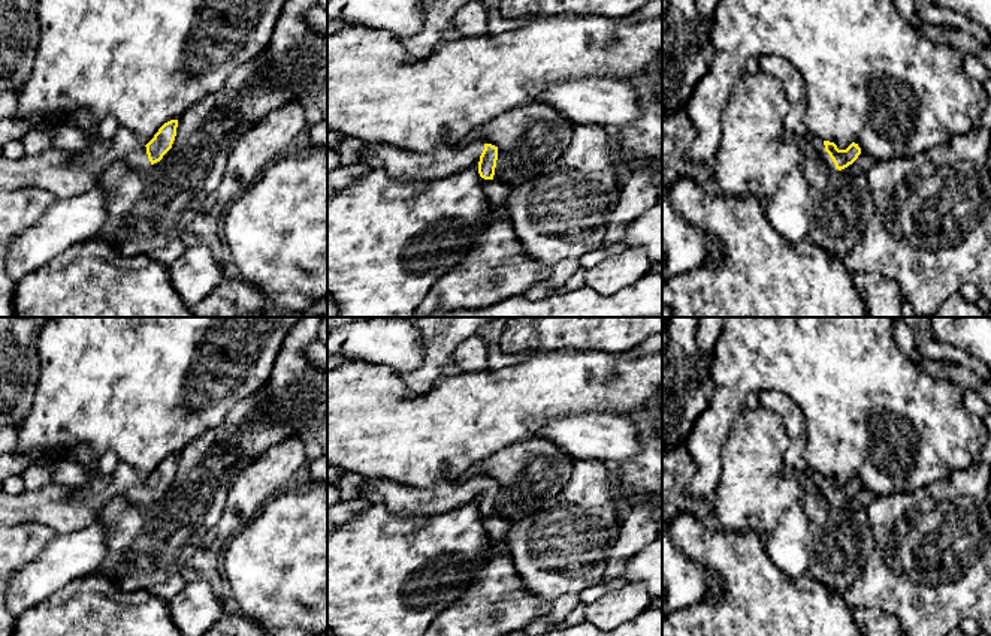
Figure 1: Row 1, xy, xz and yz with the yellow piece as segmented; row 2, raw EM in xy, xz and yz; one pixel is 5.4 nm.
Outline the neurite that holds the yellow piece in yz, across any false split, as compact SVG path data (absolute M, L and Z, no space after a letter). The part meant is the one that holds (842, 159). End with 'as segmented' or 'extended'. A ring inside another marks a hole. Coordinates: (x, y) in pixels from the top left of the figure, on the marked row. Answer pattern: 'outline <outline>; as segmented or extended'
outline M812 136L812 141L813 141L816 150L822 154L825 162L833 169L842 171L842 169L848 168L861 154L861 148L855 142L852 142L846 150L839 150L834 142L822 141L818 136Z; extended

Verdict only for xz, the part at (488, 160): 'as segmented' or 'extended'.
extended

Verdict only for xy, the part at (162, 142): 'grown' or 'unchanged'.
grown

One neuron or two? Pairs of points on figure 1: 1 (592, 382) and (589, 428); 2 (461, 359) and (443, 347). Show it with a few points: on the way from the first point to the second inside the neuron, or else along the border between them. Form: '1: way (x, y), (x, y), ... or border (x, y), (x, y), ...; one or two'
1: border (619, 413), (577, 412), (556, 418); two
2: border (476, 332), (456, 347), (449, 368); two

